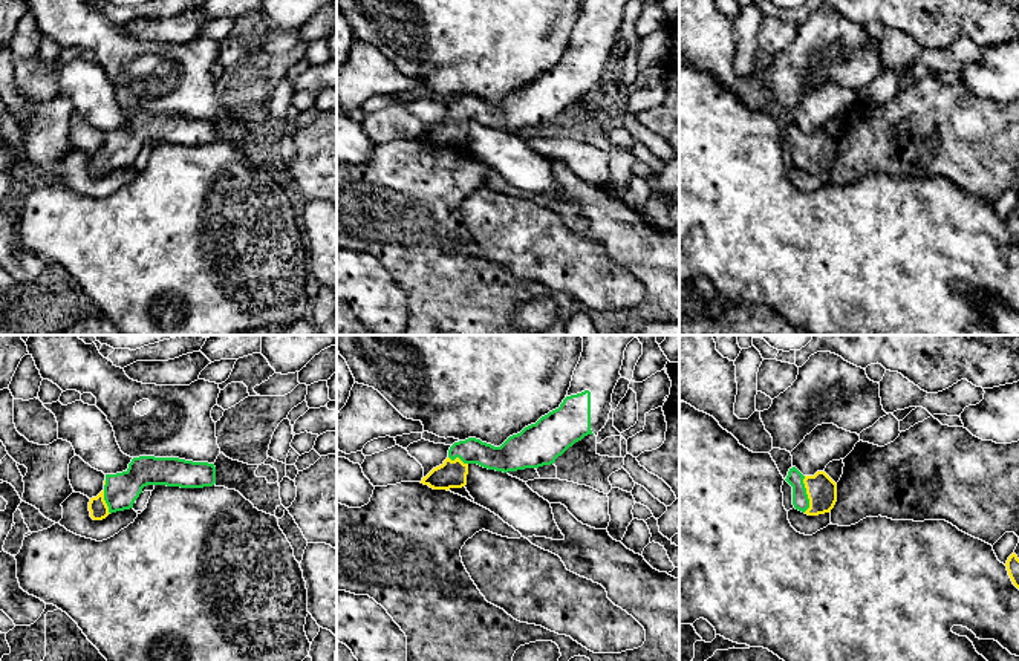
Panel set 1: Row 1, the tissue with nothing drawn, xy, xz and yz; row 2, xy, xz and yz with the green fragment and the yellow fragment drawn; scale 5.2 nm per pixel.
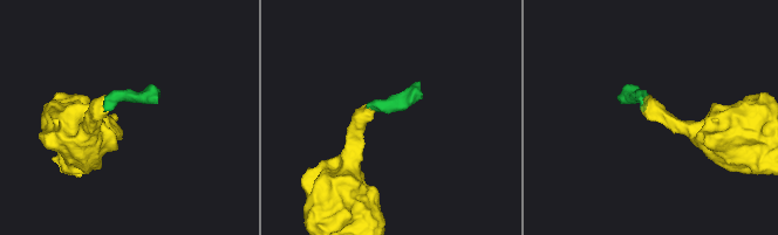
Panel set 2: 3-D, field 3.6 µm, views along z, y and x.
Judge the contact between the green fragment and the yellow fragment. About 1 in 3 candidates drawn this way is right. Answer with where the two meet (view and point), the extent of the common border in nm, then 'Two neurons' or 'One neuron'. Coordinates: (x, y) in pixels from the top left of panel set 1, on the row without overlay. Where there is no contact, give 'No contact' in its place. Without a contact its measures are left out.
Touches green at yz (807, 152). Shared border 190 nm. One neuron

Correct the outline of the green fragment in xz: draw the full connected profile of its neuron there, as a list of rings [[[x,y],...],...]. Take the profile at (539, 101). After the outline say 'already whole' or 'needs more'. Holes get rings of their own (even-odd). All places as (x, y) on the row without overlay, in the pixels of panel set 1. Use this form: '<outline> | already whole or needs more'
[[[583,0],[571,44],[558,66],[510,93],[500,104],[476,95],[454,99],[444,121],[421,141],[433,147],[462,145],[470,121],[503,130],[551,122],[584,93],[598,93],[612,67],[612,50],[621,35],[627,2]]] | needs more

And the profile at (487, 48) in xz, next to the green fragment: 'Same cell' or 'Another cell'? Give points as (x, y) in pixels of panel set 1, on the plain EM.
Another cell

